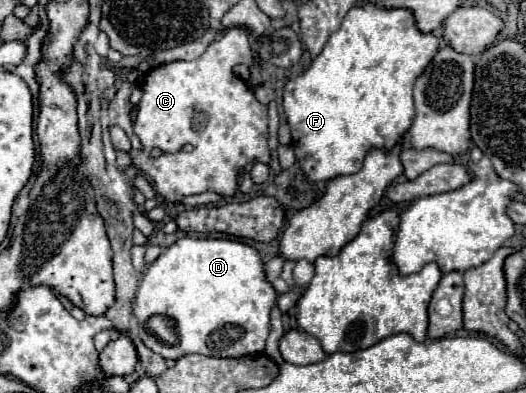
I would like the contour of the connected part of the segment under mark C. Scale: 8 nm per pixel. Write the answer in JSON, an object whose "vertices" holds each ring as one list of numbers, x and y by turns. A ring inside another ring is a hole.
{"vertices":[[225,31,221,33,207,49,203,55,199,55,197,59,193,61,171,61,171,63,163,63,155,69,151,69,147,75,145,75,145,81,143,81,143,97,137,105,137,113,133,117,133,133,141,139,141,149,139,151,133,151,129,153,131,155,131,161,133,161,133,167,137,167,141,171,141,175,149,177,157,189,157,193,163,195,163,199,167,203,179,203,183,197,189,197,189,195,199,195,199,193,205,193,205,191,215,191,215,193,221,193,225,197,231,197,235,191,237,191,237,173,239,169,243,169,247,163,269,163,271,161,271,151,269,151,269,117,267,117,267,105,261,105,253,91,247,87,247,83,243,79,239,79,237,75,233,75,233,67,239,65,239,63,245,63,245,65,251,65,253,63,253,53,251,53,251,47,249,47,249,39,247,39,247,33,245,31],[153,149,159,149,159,157,151,157,151,151]]}

